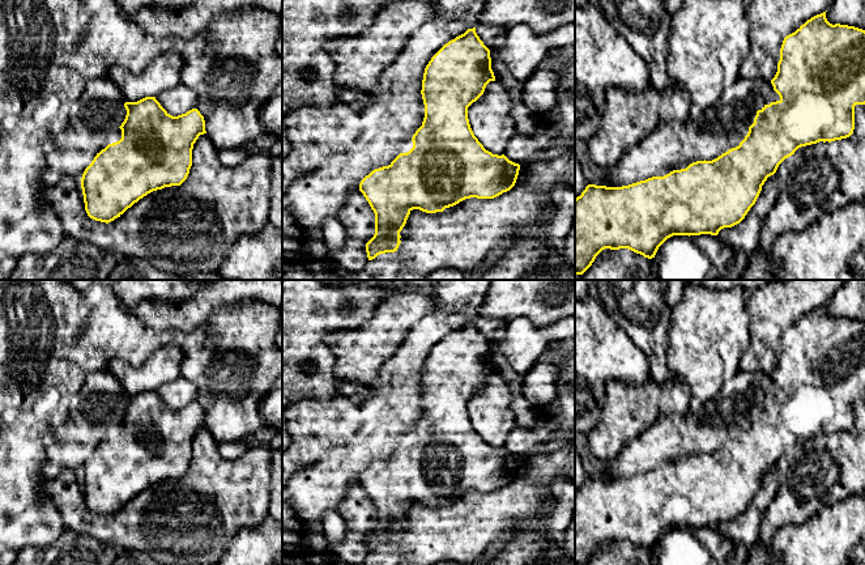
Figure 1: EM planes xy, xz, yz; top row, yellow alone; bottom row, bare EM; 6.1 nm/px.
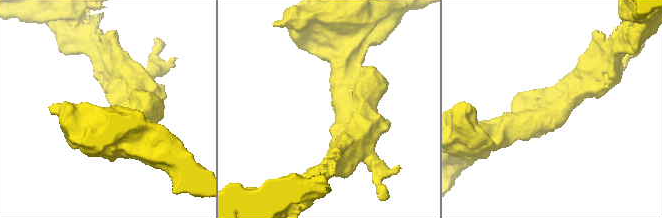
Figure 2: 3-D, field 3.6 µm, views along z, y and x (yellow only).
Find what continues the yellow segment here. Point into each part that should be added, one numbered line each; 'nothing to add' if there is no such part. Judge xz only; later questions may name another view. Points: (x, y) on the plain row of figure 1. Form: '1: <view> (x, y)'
nothing to add

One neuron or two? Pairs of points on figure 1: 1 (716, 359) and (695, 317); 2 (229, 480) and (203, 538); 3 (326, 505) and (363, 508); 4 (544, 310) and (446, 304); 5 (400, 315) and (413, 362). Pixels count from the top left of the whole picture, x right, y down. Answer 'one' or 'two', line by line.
1: one
2: one
3: two
4: two
5: two

